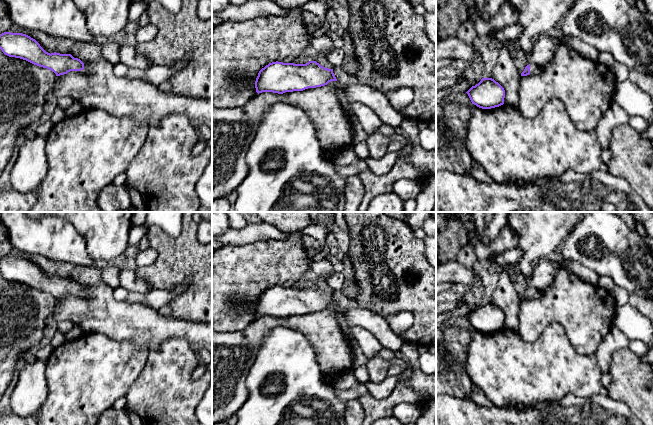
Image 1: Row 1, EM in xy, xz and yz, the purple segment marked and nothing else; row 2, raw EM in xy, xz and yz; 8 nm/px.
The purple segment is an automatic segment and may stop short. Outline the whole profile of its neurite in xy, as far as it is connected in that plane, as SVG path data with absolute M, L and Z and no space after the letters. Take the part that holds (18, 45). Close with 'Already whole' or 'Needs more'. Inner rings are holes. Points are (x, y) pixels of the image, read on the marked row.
M22 33L0 34L0 49L9 56L26 60L34 65L53 71L56 76L70 71L81 71L84 63L71 54L48 53L30 36Z. Already whole

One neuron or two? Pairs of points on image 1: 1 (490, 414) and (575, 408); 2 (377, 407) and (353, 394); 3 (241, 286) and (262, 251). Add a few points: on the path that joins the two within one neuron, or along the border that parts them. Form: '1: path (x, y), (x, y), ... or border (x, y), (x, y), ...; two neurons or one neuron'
1: path (511, 414), (554, 414); one neuron
2: border (368, 393), (357, 399); two neurons
3: path (242, 277), (259, 260); one neuron

